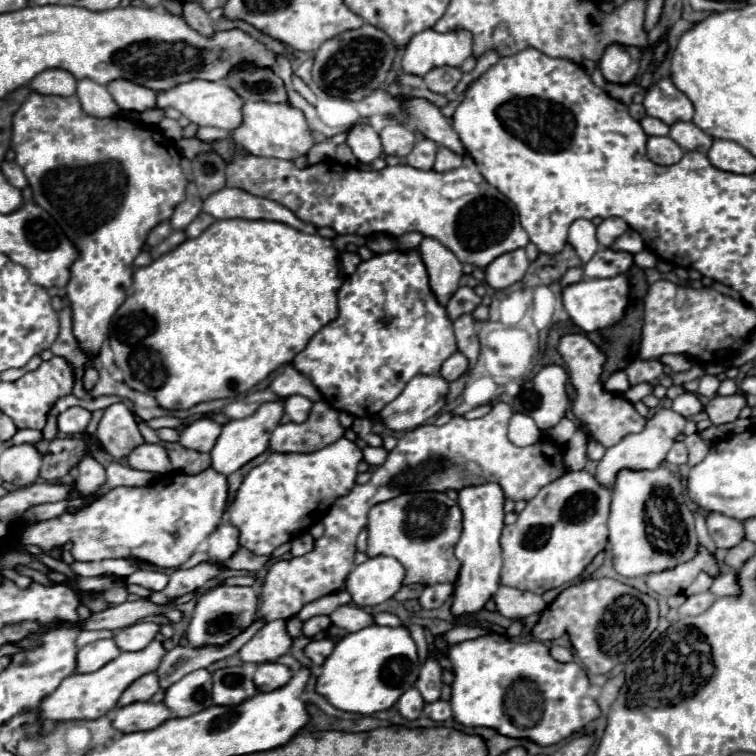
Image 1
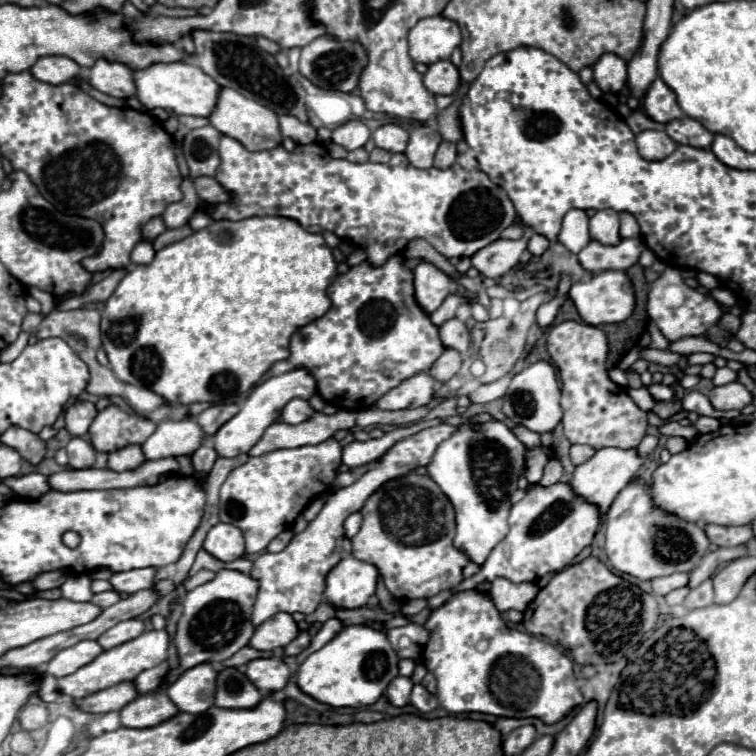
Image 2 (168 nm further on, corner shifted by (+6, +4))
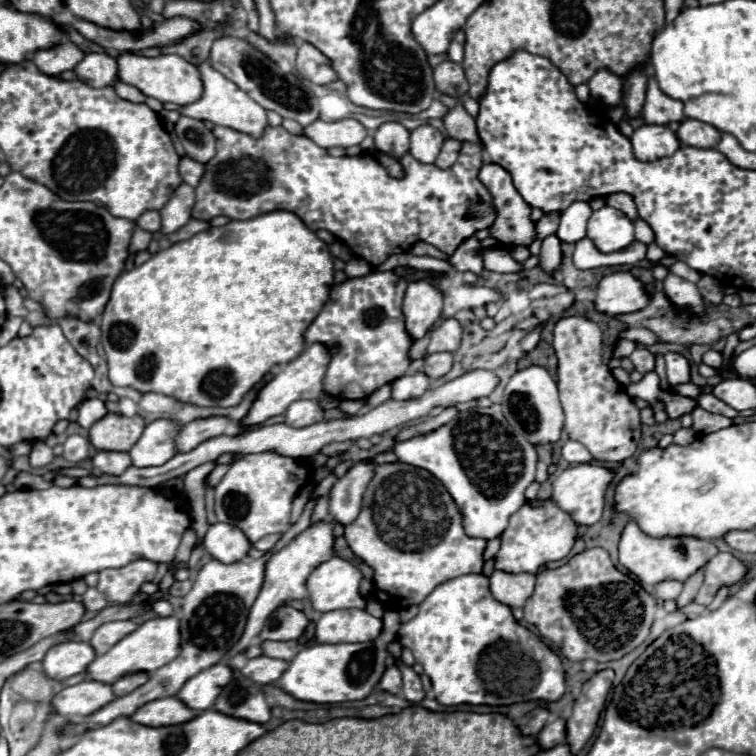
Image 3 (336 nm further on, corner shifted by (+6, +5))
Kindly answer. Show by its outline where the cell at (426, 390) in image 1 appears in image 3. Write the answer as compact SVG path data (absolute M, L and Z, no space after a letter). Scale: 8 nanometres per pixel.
M416 372L412 376L402 376L392 386L392 398L394 400L412 400L422 396L430 386L430 378L422 372Z

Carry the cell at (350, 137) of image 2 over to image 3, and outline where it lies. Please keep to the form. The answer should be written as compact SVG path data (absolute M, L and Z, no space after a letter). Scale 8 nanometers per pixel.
M318 118L314 120L314 124L308 124L304 128L304 136L314 140L320 148L332 148L332 146L348 148L364 140L366 128L354 118L336 120L336 122L324 122Z

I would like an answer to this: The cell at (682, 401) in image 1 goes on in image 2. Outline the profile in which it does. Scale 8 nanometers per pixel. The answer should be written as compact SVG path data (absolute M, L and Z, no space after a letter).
M690 391L690 393L684 395L684 399L682 399L682 409L686 409L686 411L696 411L698 415L708 415L708 417L728 417L728 419L734 419L734 417L740 415L740 411L738 410L724 411L724 413L722 413L722 411L716 411L716 409L710 405L708 397L702 395L702 393L698 393L698 391Z

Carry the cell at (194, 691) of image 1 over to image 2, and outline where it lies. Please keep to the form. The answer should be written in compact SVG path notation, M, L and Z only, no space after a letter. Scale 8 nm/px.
M202 663L186 669L174 683L170 683L166 695L184 713L204 713L214 703L214 681L216 671L208 663Z

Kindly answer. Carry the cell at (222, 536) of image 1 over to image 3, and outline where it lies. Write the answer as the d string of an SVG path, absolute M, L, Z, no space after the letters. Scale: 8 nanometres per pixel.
M226 522L212 524L204 538L204 548L224 564L242 560L248 554L250 546L252 544L246 540L246 534Z

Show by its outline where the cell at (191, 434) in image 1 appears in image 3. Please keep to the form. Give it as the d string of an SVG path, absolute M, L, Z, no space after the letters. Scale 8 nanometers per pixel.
M166 418L146 424L140 440L130 450L132 464L136 468L166 464L166 460L170 460L176 454L174 434L178 430L180 426L174 420L166 420Z

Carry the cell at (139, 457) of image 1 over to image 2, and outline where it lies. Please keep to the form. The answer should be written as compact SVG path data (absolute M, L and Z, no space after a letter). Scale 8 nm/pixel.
M128 445L128 447L112 451L108 455L108 467L112 471L130 471L130 469L140 467L144 461L146 461L146 457L144 457L140 445Z

